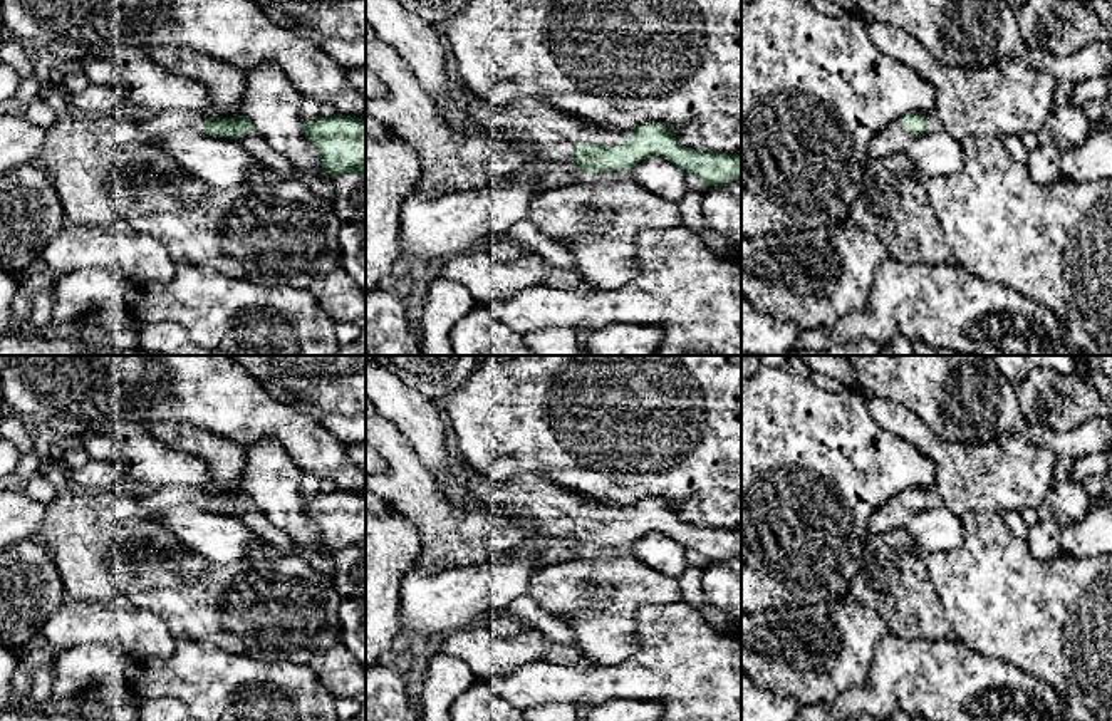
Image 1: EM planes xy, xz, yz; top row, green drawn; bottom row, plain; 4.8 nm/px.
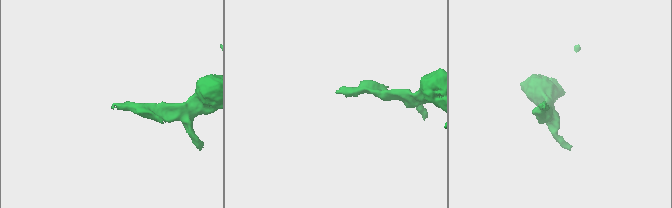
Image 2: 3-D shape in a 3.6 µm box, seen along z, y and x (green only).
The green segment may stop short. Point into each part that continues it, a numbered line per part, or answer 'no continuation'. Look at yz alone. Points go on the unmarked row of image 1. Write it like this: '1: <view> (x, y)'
1: yz (894, 513)

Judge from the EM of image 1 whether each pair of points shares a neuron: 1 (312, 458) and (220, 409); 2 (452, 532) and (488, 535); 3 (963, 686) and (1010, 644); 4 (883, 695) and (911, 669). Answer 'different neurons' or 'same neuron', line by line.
1: same neuron
2: same neuron
3: different neurons
4: same neuron

